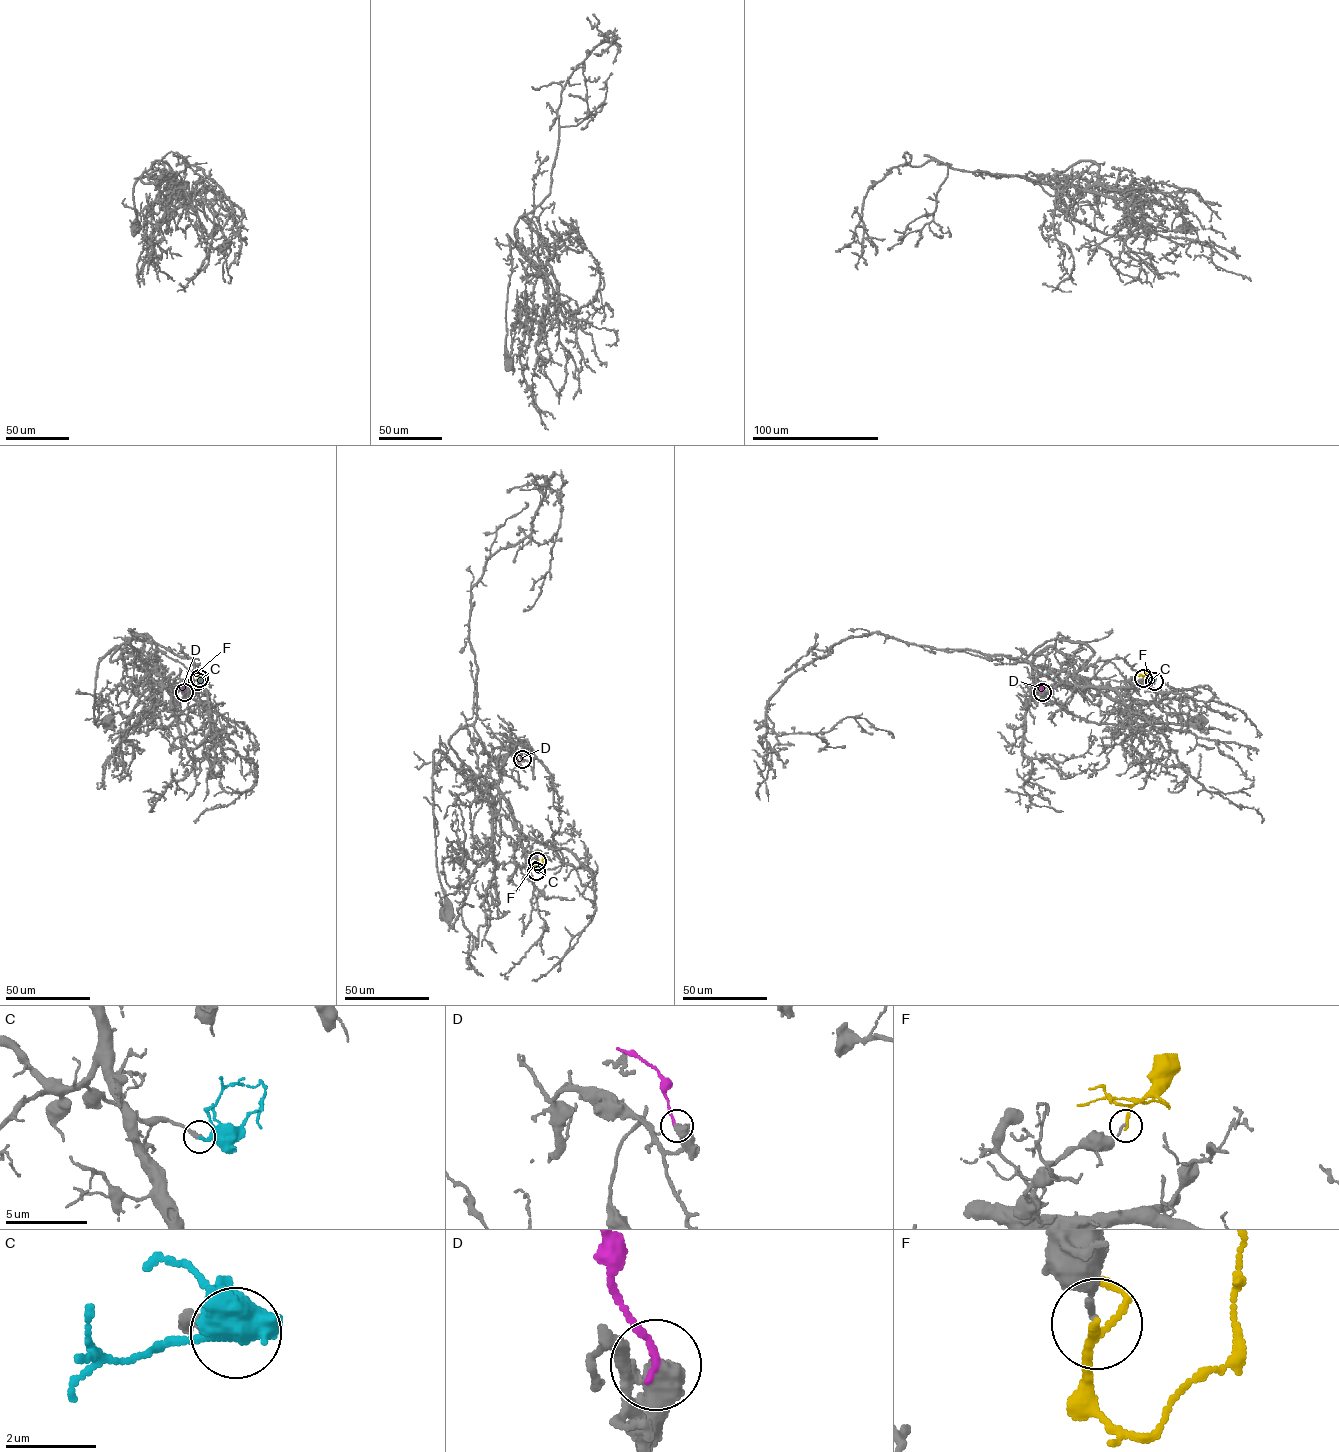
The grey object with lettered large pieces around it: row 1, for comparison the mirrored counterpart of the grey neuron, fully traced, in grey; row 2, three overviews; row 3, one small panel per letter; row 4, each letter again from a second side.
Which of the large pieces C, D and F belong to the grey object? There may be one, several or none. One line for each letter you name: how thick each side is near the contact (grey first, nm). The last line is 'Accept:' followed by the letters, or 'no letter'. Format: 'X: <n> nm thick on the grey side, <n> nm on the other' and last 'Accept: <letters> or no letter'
C: 180 nm thick on the grey side, 280 nm on the other
Accept: C

